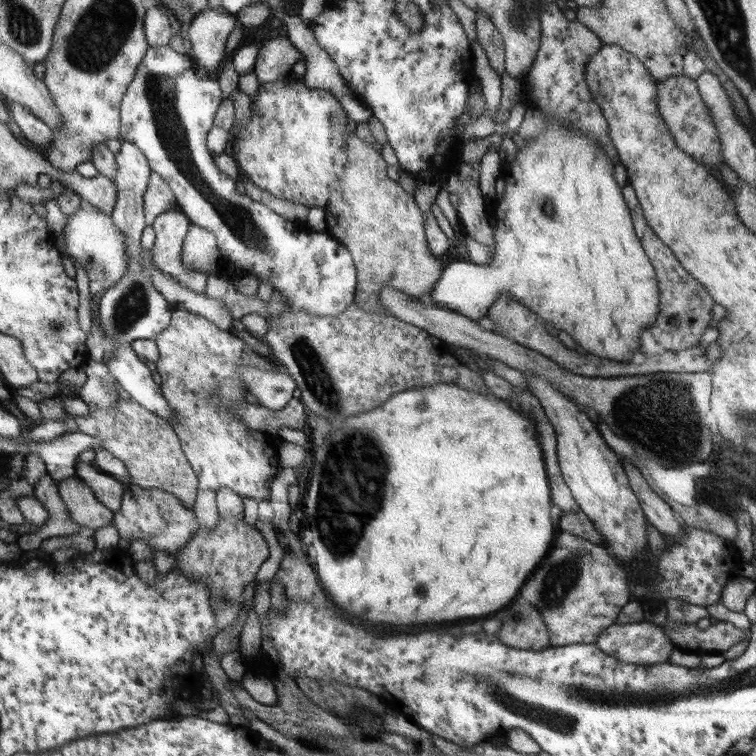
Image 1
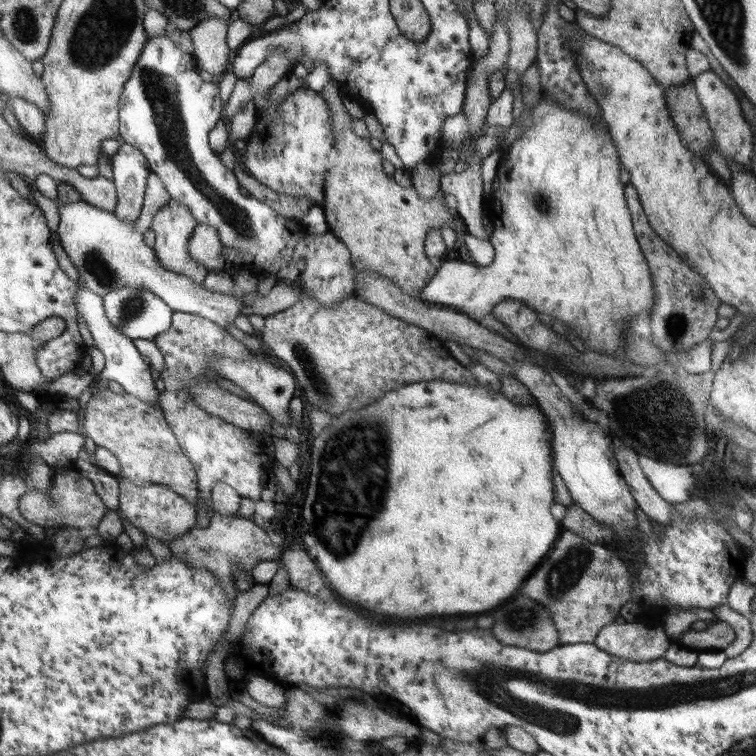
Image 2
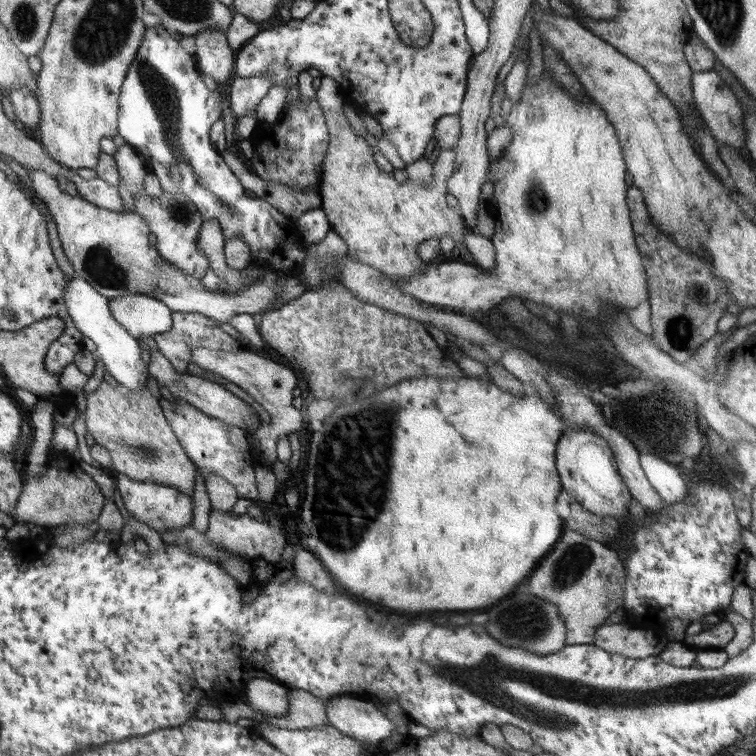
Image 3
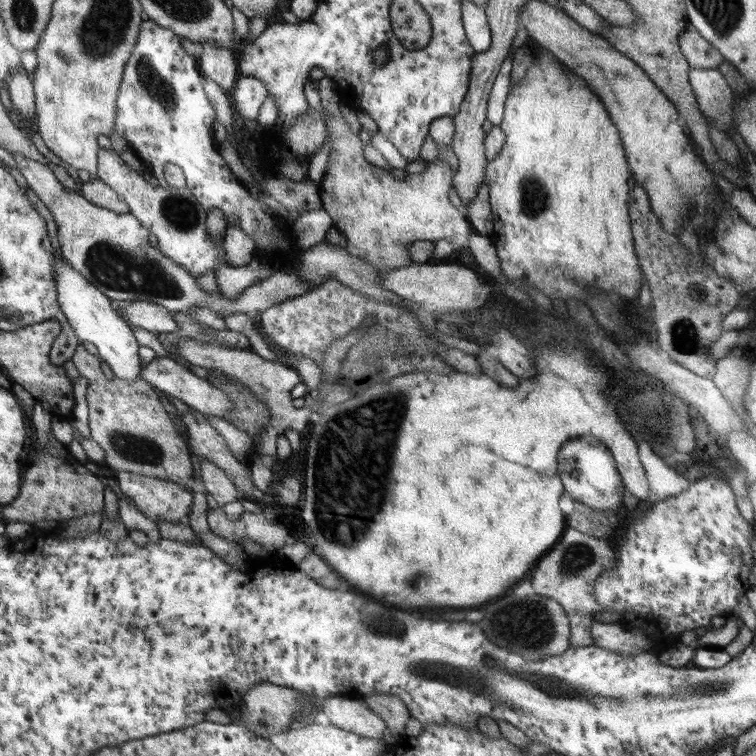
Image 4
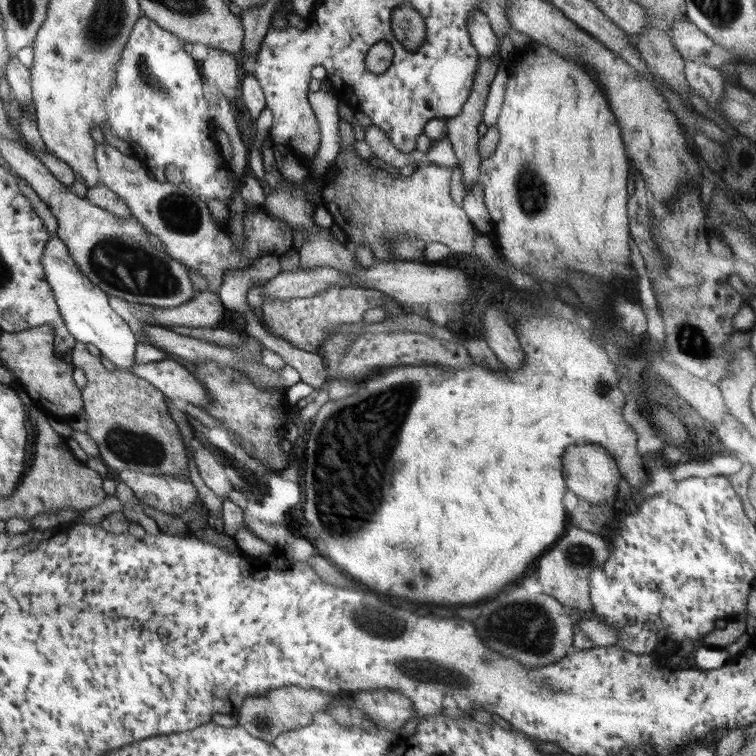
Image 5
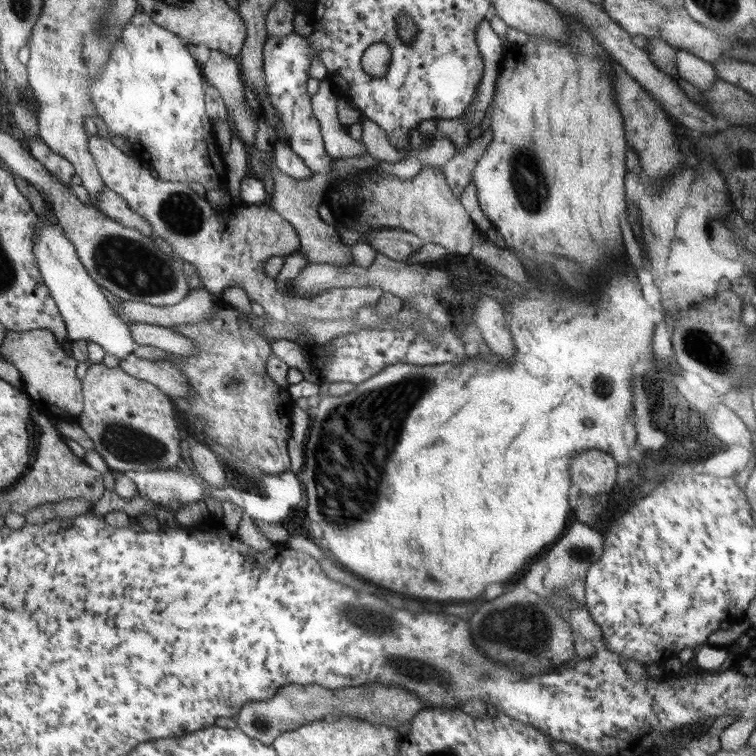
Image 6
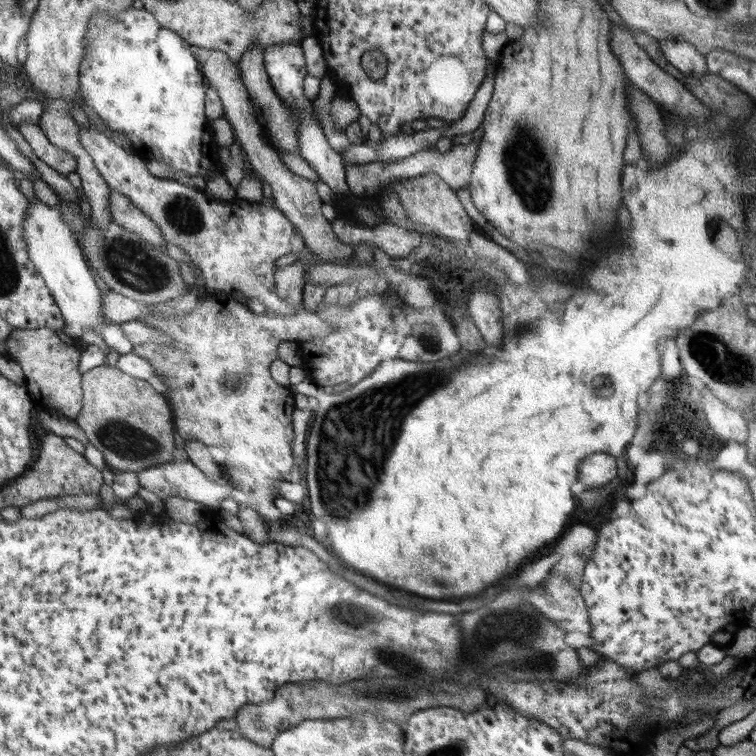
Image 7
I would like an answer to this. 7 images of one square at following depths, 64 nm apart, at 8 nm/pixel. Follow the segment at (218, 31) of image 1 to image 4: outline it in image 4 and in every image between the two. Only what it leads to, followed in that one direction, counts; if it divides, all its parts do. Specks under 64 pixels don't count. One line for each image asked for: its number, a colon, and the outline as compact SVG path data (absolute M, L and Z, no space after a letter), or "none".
2: M207 20L201 26L195 26L189 32L189 38L193 42L193 54L195 62L199 62L199 68L209 72L211 76L221 78L229 72L229 48L225 44L225 30L229 22L223 20Z
3: M203 32L195 36L195 58L199 60L199 70L211 76L223 90L235 78L233 72L233 50L227 44L223 32Z
4: M203 42L199 56L199 70L203 70L205 78L213 80L225 94L231 96L235 82L239 78L239 68L233 58L233 50L219 48L215 42Z

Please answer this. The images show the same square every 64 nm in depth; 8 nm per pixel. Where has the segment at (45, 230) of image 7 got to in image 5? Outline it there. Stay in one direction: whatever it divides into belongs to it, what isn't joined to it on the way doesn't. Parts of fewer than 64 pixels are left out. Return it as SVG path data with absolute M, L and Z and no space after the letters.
M53 232L47 238L47 244L43 248L43 256L41 256L41 264L43 264L43 272L45 272L45 280L51 286L51 292L55 296L55 304L59 306L59 316L63 316L63 324L67 326L67 332L71 332L71 336L75 336L75 340L79 344L93 344L95 348L99 348L101 356L109 358L115 364L115 370L127 370L133 362L133 354L135 354L135 336L133 332L127 328L127 324L109 308L107 304L107 292L103 292L101 288L97 288L77 266L77 262L73 260L69 246Z

